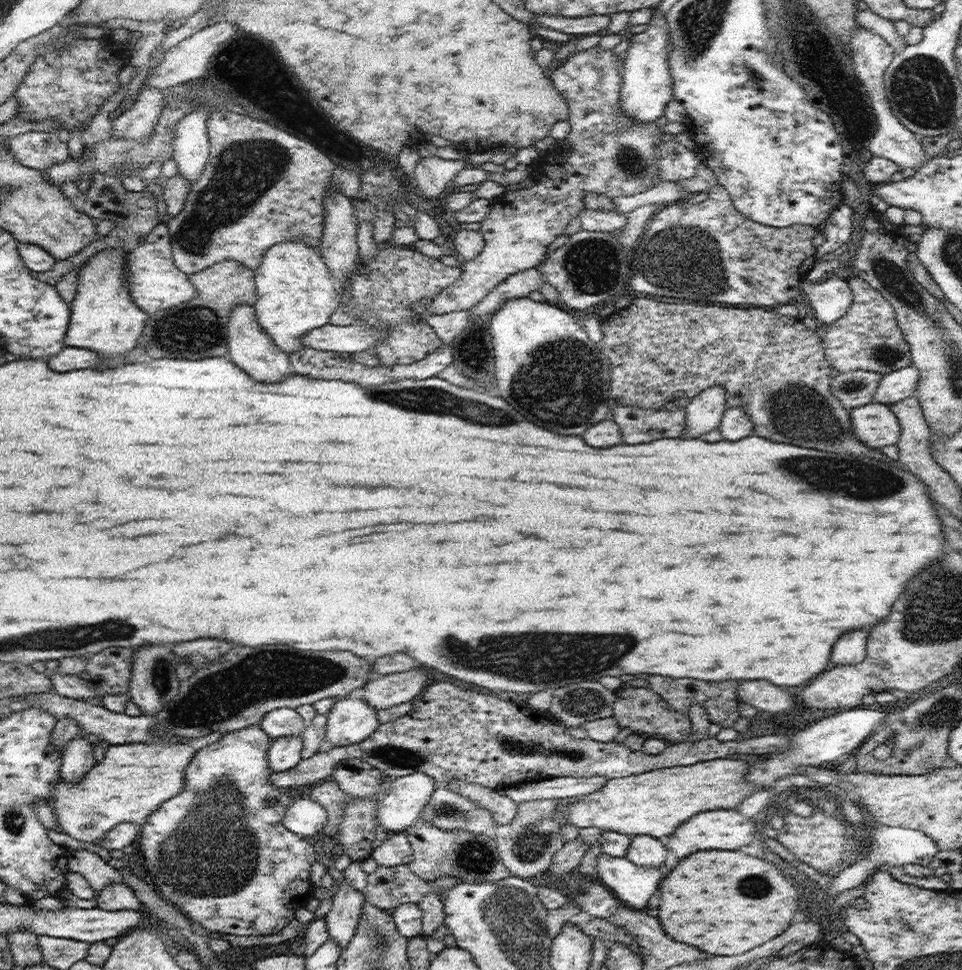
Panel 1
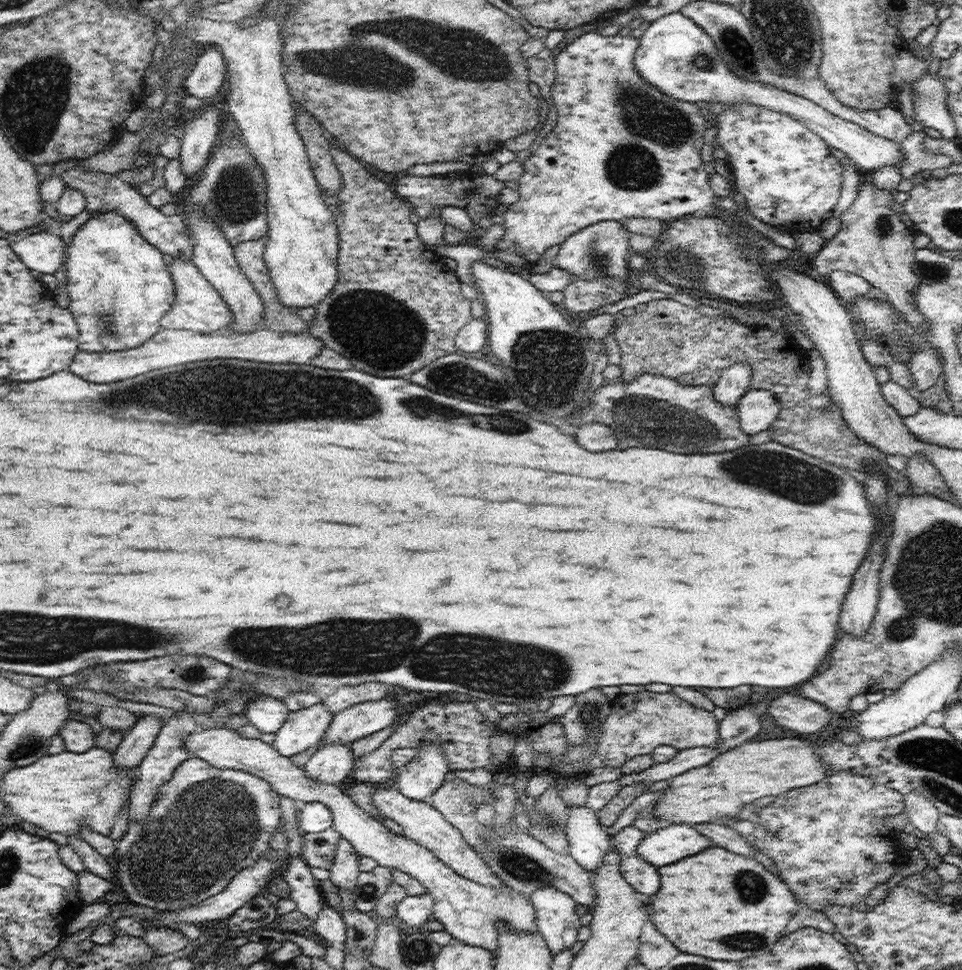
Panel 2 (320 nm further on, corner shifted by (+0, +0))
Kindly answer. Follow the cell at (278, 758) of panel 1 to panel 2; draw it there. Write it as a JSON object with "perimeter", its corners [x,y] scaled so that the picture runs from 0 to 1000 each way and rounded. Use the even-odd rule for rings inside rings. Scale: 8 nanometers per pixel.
{"perimeter":[[[335,724],[300,734],[296,745],[288,753],[284,770],[293,779],[305,780],[319,771],[335,767],[346,736]]]}

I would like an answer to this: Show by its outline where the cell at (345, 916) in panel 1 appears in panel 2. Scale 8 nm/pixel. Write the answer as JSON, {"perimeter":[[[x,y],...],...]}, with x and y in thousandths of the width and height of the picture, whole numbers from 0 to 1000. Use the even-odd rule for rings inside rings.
{"perimeter":[[[356,862],[352,864],[350,877],[342,897],[342,906],[351,915],[366,919],[369,914],[375,898],[373,896],[375,881],[372,879],[362,866]]]}

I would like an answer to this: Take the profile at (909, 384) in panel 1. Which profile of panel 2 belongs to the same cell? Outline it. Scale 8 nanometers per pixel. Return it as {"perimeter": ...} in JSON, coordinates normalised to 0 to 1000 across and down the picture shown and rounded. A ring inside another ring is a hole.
{"perimeter":[[[963,359],[952,363],[945,376],[954,404],[971,398],[980,386],[980,368],[975,360]]]}

